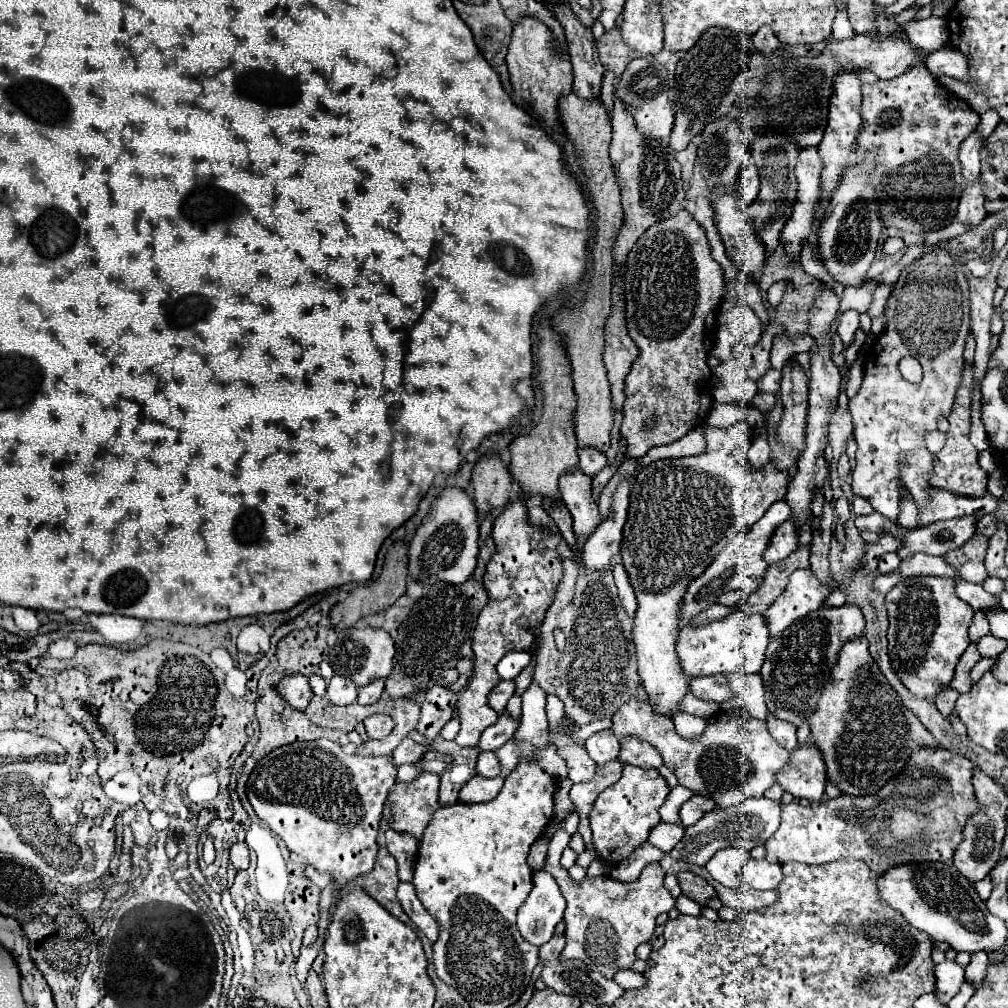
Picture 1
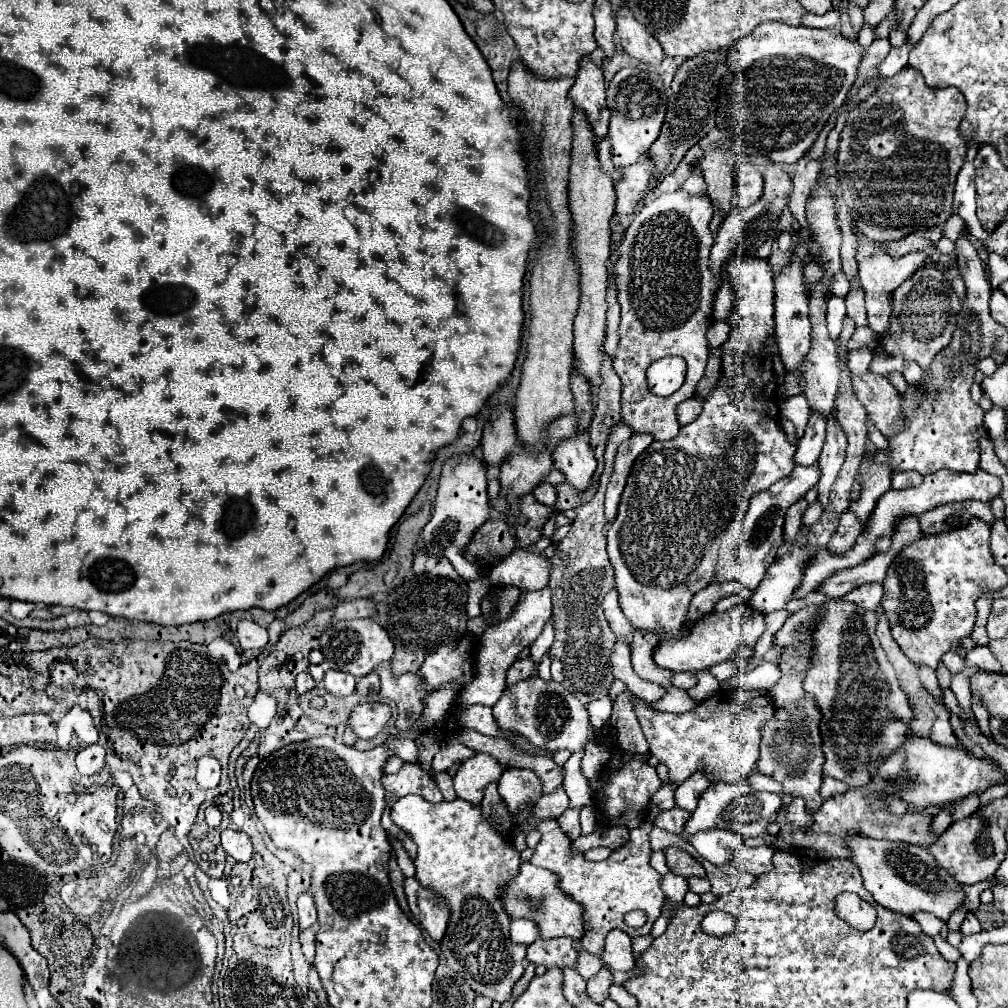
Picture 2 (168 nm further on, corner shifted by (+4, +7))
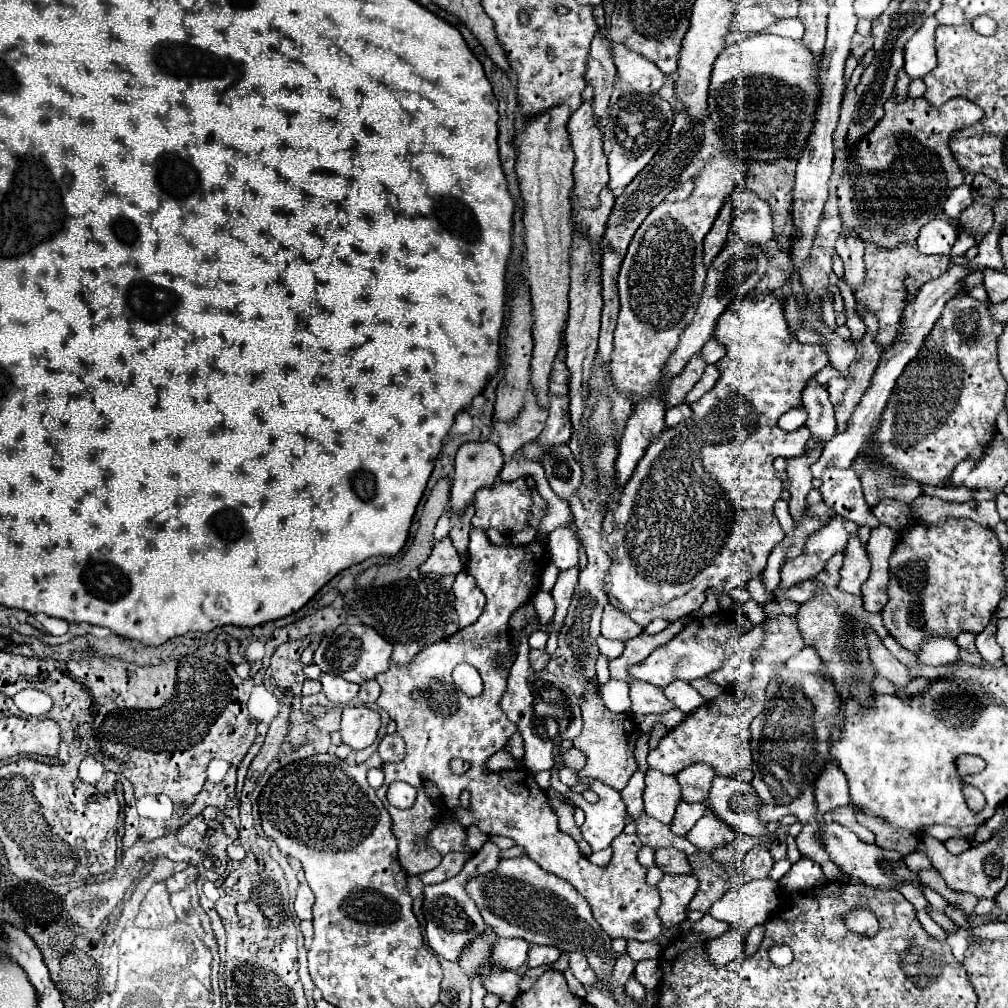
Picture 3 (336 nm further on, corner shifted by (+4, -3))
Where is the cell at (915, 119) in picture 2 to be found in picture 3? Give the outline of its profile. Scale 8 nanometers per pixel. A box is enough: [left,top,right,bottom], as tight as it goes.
[838,98,984,248]

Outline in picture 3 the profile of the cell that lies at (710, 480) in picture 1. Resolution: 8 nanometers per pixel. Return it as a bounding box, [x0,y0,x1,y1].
[606,294,828,626]

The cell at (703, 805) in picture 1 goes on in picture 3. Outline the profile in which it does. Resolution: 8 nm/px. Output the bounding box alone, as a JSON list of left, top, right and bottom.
[676,762,716,802]

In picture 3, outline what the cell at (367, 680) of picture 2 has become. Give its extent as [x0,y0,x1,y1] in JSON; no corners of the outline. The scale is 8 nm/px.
[358,680,380,706]

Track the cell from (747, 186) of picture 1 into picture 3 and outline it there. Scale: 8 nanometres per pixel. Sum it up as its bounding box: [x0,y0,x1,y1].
[732,188,774,246]

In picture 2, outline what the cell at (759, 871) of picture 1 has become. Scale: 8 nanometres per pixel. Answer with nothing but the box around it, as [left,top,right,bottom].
[732,844,774,876]

